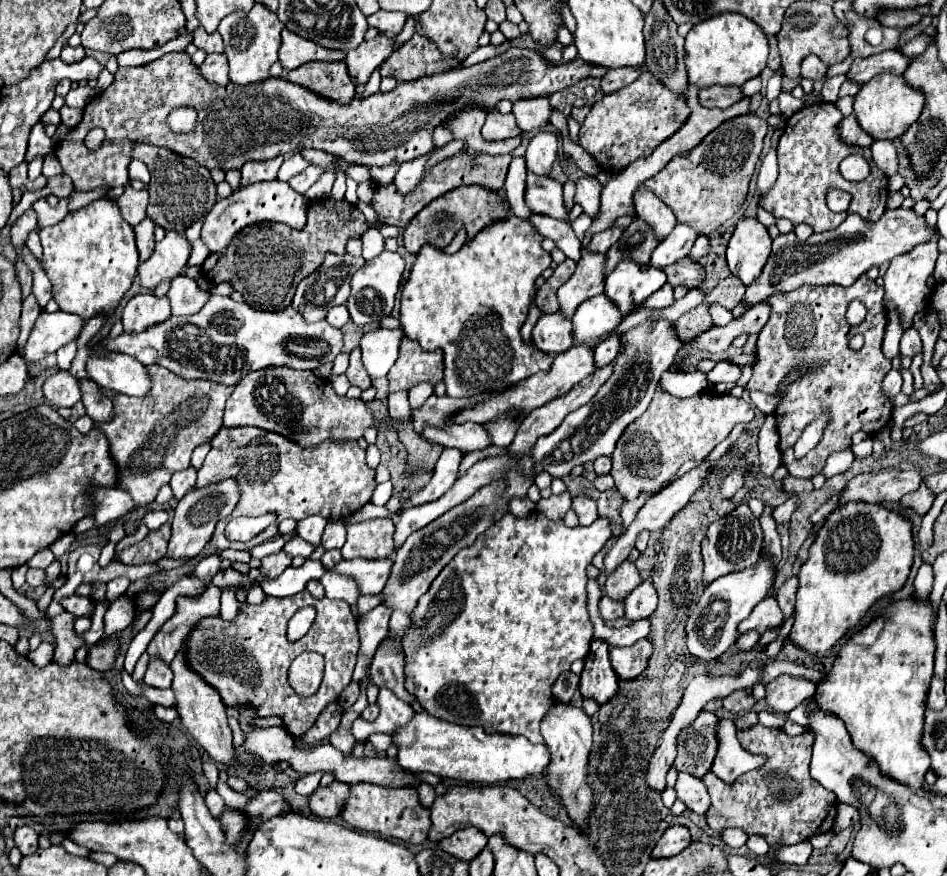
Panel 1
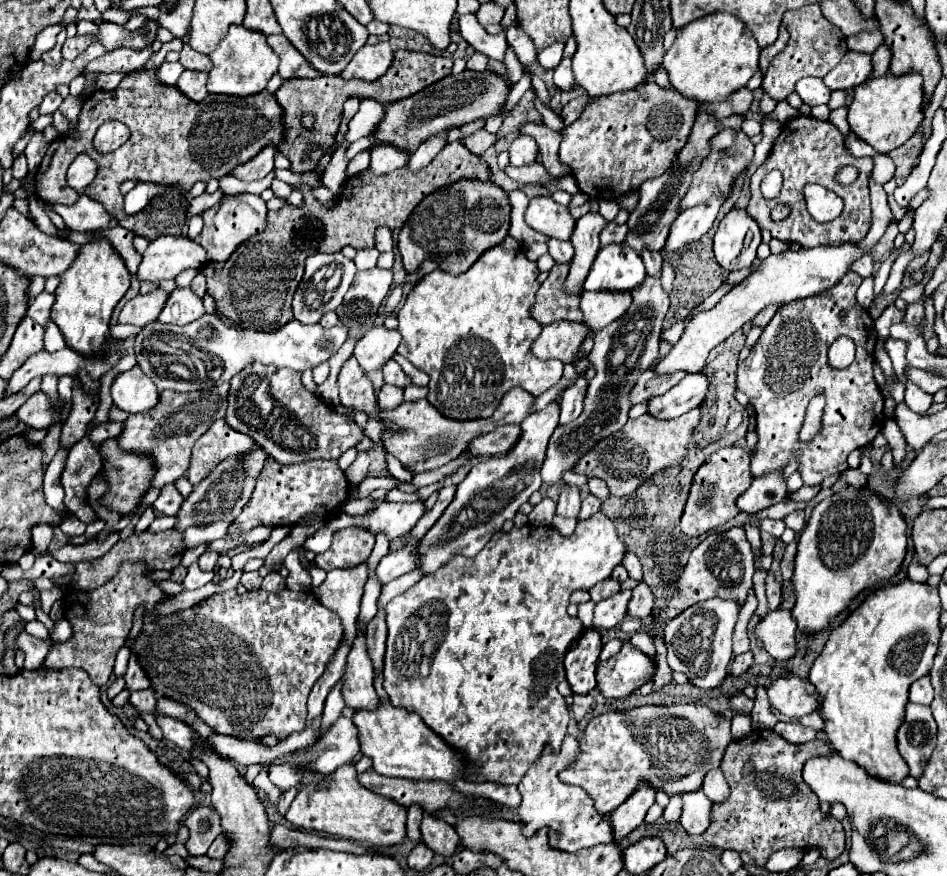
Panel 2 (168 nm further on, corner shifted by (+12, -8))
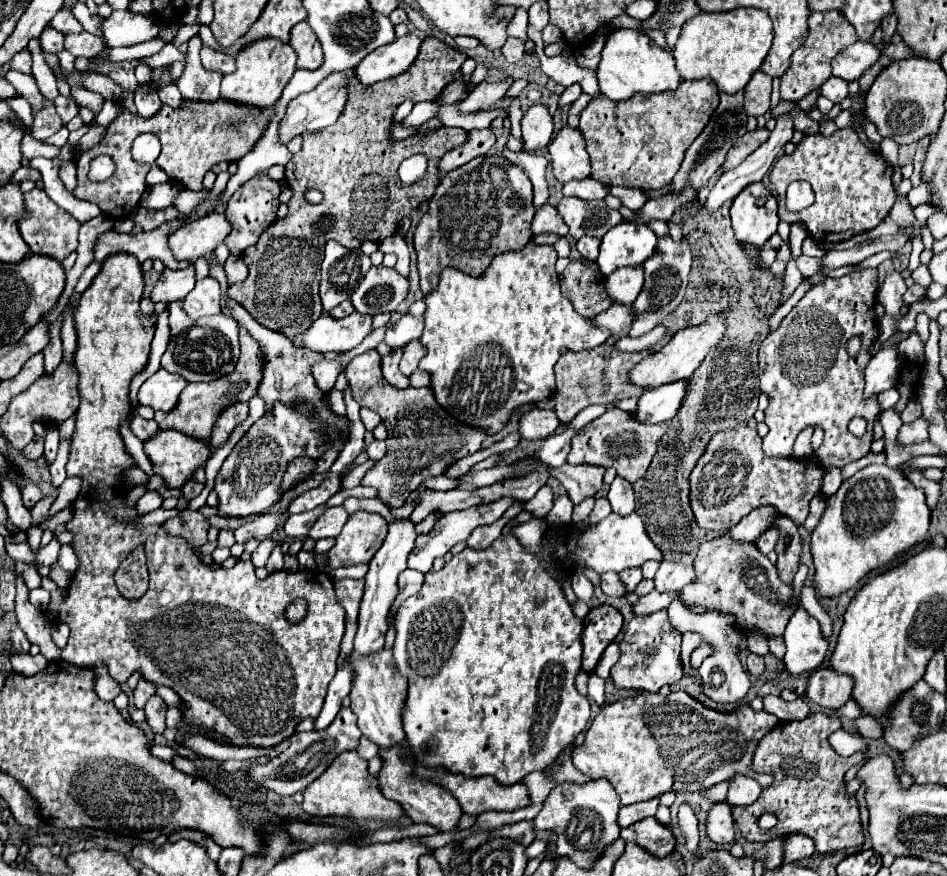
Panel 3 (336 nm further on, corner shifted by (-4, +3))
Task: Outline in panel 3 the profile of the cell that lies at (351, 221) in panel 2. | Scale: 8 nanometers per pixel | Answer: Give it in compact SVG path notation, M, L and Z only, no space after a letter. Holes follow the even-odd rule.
M426 37L408 73L368 87L360 85L358 77L352 77L352 85L348 85L348 101L336 125L316 133L302 133L302 151L296 153L286 165L286 183L294 191L288 201L288 215L274 221L260 235L258 243L244 251L242 261L246 263L250 275L242 283L228 287L230 299L252 313L260 325L280 331L286 337L304 333L312 321L320 317L322 303L318 283L324 243L328 239L336 239L346 241L346 247L356 249L368 239L378 243L378 239L384 241L386 237L392 237L398 221L408 217L432 197L440 181L440 159L450 149L456 149L468 141L468 131L450 127L440 127L426 137L410 135L404 141L390 141L390 125L396 107L406 99L414 103L434 101L434 97L438 97L440 91L456 77L466 57L466 53L448 47L440 39ZM414 153L426 155L430 159L430 169L422 181L402 185L396 171L400 163ZM310 187L324 193L320 205L304 201L302 195ZM356 217L362 219L362 239L354 233Z

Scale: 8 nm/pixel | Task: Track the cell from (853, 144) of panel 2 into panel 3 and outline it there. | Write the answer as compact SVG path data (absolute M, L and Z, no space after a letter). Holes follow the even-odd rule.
M882 139L882 143L880 143L880 147L882 147L882 157L890 163L890 165L896 165L898 161L898 145L892 141L892 139Z

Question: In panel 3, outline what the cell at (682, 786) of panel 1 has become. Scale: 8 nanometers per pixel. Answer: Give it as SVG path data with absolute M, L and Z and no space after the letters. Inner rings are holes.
M722 801L716 803L706 817L706 833L714 843L732 843L734 827L732 827L732 807Z

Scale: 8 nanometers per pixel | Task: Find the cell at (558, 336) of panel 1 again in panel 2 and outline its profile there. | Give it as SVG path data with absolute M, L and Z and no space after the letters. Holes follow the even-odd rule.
M554 322L544 326L532 352L536 358L550 360L558 358L564 364L570 364L578 358L584 340L590 336L590 330L582 322Z

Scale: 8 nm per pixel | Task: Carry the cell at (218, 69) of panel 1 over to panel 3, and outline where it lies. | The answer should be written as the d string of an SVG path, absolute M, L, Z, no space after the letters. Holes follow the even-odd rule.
M194 35L188 41L186 55L186 69L184 75L178 79L178 89L184 99L194 101L216 101L220 97L220 81L222 73L208 73L204 65L200 63L198 51L202 47L202 41L198 35Z

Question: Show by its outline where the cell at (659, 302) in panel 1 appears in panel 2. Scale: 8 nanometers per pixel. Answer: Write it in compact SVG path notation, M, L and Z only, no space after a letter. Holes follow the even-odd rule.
M584 292L580 310L584 312L584 322L588 328L596 332L622 316L630 302L630 292Z

